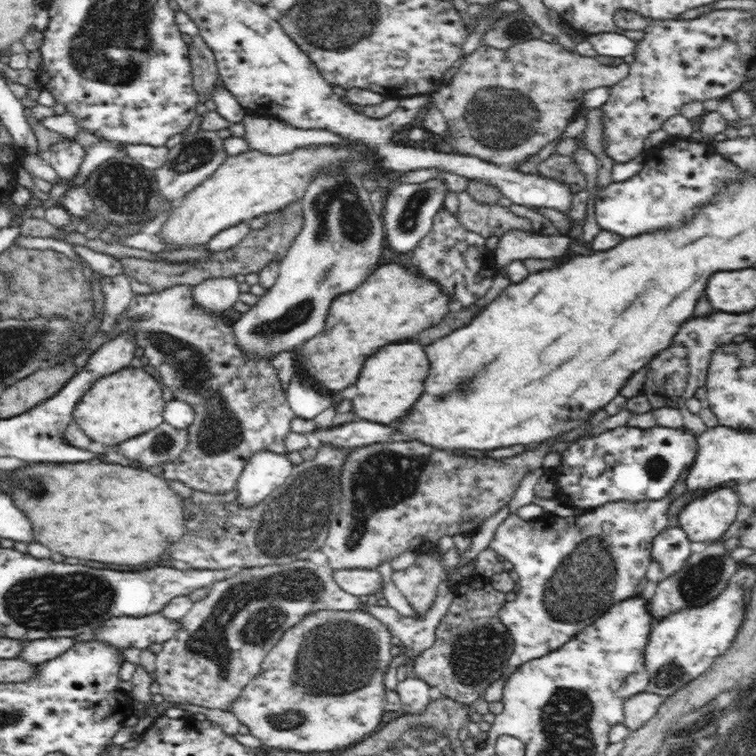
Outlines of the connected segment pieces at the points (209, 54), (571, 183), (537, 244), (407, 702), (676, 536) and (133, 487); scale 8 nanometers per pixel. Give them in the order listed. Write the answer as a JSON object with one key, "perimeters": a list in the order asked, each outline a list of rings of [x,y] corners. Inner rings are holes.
{"perimeters":[[[[194,35],[189,45],[189,61],[193,76],[193,87],[199,96],[208,96],[219,80],[218,67],[213,51],[205,44],[200,35]]],[[[552,153],[536,165],[535,171],[543,177],[554,178],[571,188],[575,194],[587,187],[586,175],[569,155]]],[[[522,229],[505,232],[493,250],[494,268],[497,271],[506,268],[514,260],[558,259],[570,256],[568,246],[570,237],[565,234],[541,235],[528,233]]],[[[408,676],[405,680],[398,682],[395,691],[404,704],[401,713],[412,715],[424,713],[428,704],[432,702],[430,688],[427,682],[415,676]]],[[[681,527],[668,529],[654,537],[651,542],[651,560],[662,566],[666,576],[674,576],[690,558],[691,540]]],[[[82,462],[82,464],[32,464],[32,466],[26,466],[22,470],[16,470],[12,490],[16,490],[16,502],[14,504],[20,510],[24,510],[24,514],[28,514],[28,518],[32,518],[32,522],[36,522],[36,534],[40,534],[40,542],[44,546],[48,546],[52,552],[60,552],[64,556],[72,556],[72,558],[80,558],[80,560],[94,560],[94,562],[122,564],[122,566],[142,566],[142,568],[154,566],[166,556],[170,544],[178,542],[187,530],[180,495],[172,490],[165,478],[160,478],[159,475],[152,474],[146,469],[134,469],[130,466],[106,464],[105,462],[102,462],[102,464],[88,464],[88,462]],[[64,492],[70,494],[70,498],[54,498],[54,496],[64,494]]]]}

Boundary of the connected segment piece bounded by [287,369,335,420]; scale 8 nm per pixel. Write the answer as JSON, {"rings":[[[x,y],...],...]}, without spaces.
{"rings":[[[297,369],[289,383],[287,400],[298,419],[313,420],[318,414],[335,405],[333,398],[324,396],[320,390],[308,384],[308,379]]]}

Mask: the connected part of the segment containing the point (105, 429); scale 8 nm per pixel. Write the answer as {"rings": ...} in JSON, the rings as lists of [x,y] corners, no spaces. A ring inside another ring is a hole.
{"rings":[[[144,366],[140,368],[124,367],[116,372],[100,378],[76,404],[73,418],[76,424],[96,442],[117,446],[136,436],[144,434],[156,426],[161,426],[165,419],[162,386],[156,378],[152,378]]]}

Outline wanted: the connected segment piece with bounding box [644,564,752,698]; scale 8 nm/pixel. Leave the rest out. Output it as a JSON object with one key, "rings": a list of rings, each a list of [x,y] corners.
{"rings":[[[741,564],[741,573],[730,579],[714,600],[700,606],[686,606],[655,622],[644,649],[645,669],[649,677],[647,691],[664,698],[672,696],[685,684],[705,674],[715,658],[730,648],[746,610],[740,581],[752,581],[752,568]]]}

